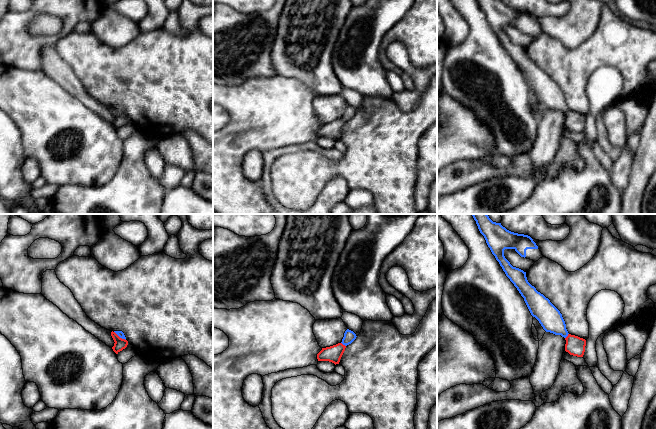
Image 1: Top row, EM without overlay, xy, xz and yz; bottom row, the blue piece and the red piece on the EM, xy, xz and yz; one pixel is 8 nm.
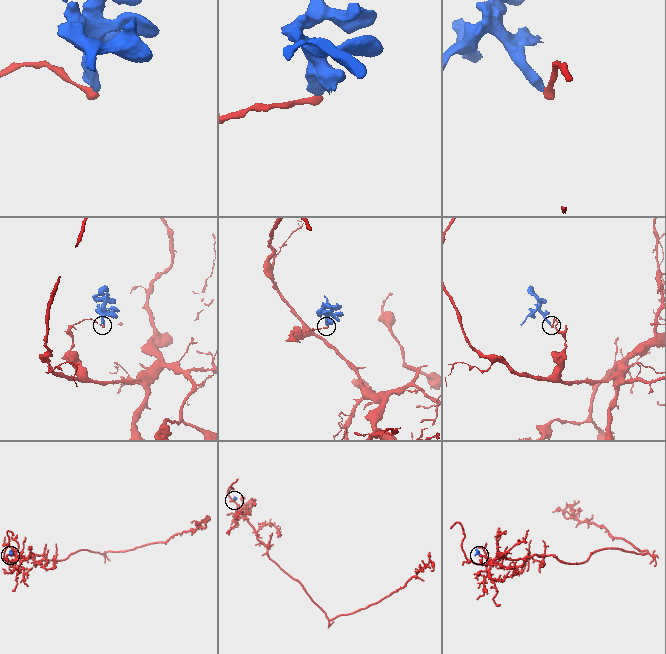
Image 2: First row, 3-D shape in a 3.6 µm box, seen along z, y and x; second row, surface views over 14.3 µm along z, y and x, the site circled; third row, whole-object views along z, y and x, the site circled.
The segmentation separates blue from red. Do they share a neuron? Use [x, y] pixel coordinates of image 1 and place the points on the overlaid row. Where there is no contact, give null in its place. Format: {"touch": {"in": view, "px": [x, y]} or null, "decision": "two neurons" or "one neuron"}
{"touch": {"in": "xz", "px": [343, 344]}, "decision": "two neurons"}

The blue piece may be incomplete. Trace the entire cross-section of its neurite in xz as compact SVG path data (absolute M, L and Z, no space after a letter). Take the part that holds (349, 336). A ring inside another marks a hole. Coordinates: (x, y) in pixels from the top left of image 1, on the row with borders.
M347 329L345 331L345 333L344 333L344 337L343 337L341 343L343 345L347 346L347 345L351 344L356 339L356 337L357 336L356 336L356 334L353 331Z

